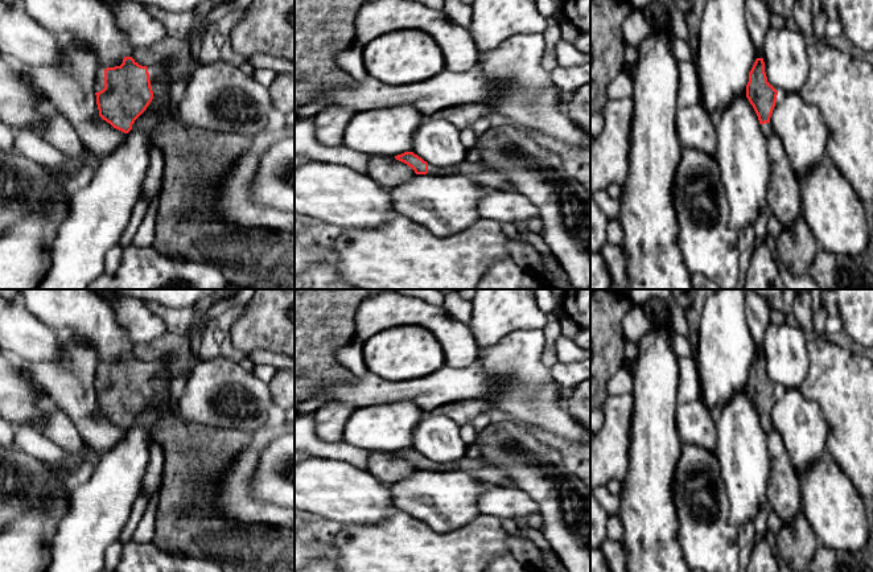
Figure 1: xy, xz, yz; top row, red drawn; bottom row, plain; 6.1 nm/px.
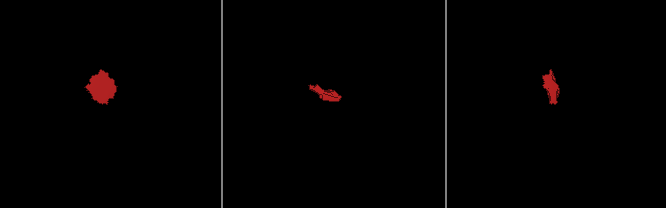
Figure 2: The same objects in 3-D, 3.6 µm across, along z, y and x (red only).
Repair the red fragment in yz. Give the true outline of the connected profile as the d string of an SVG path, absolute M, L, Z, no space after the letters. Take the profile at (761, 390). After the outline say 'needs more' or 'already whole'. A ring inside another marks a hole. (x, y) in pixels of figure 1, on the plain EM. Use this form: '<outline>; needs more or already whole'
M757 354L746 380L746 394L753 402L765 433L774 427L770 419L773 406L775 403L778 387L767 378L763 354Z; needs more

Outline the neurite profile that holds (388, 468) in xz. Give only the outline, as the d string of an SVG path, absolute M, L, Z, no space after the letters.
M387 452L370 453L366 469L387 485L408 478L416 472L411 462Z

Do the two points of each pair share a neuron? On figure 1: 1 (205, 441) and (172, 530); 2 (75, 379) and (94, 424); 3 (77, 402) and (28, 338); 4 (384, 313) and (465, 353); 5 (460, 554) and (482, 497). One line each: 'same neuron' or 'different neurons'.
1: same neuron
2: same neuron
3: different neurons
4: same neuron
5: different neurons

